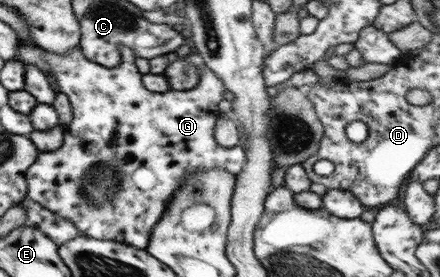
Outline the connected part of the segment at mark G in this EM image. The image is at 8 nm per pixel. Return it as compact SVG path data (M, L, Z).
M19 41L18 47L20 50L20 61L22 61L22 63L30 63L30 65L38 67L46 76L50 73L50 75L56 79L59 92L67 95L73 112L72 122L67 126L67 135L64 136L61 147L55 151L40 152L36 161L26 172L28 199L39 203L44 209L49 209L49 211L72 221L73 225L75 225L81 234L92 237L93 239L111 240L130 245L137 249L146 249L153 226L159 222L165 211L167 211L169 203L171 203L171 197L175 195L175 191L179 193L179 189L181 189L180 185L185 181L187 175L195 175L195 173L199 173L199 171L223 169L223 171L231 173L235 181L240 178L241 171L243 171L243 167L245 167L245 161L247 161L243 148L240 145L236 147L221 147L221 145L217 145L217 141L215 141L215 137L213 137L217 118L222 115L221 111L218 110L218 103L223 101L223 93L225 93L226 90L224 83L204 64L203 58L198 53L191 53L190 56L182 57L187 58L187 61L195 66L196 70L200 73L201 79L198 79L195 87L181 91L170 89L167 93L160 94L149 91L143 85L142 74L137 70L137 66L135 66L136 55L130 47L124 45L118 47L122 59L117 67L103 67L103 65L89 61L83 55L80 45L74 47L72 52L63 55L48 52L39 46L28 46L27 44L21 43L21 41Z

